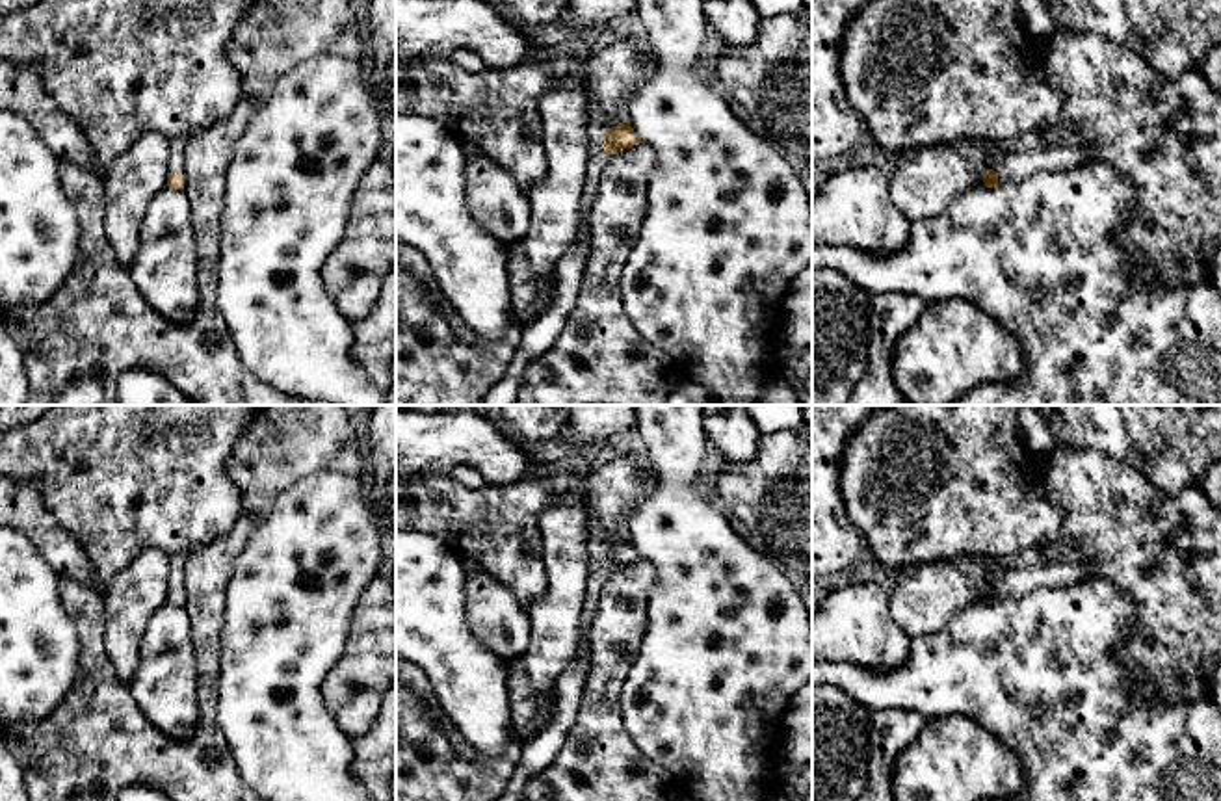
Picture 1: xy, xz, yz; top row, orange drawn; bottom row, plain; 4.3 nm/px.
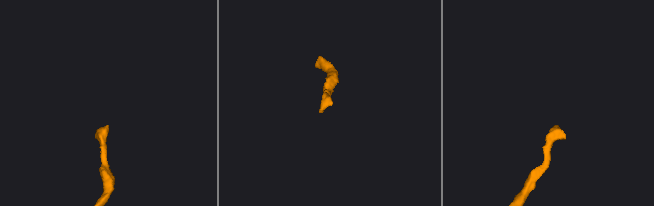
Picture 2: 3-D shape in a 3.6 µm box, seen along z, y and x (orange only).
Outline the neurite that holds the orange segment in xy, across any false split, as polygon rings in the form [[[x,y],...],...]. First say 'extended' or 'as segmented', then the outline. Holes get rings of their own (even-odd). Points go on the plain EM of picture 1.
extended | [[[171,569],[167,580],[167,602],[175,606],[186,606],[188,593],[186,593],[186,576],[184,571]]]

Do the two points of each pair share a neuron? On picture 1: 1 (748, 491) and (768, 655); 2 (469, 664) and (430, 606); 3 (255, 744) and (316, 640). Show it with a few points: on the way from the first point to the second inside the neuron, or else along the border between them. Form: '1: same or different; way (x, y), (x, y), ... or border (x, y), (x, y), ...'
1: different; border (761, 551), (783, 571)
2: same; way (454, 649), (430, 621)
3: same; way (281, 718), (298, 699), (300, 666)

